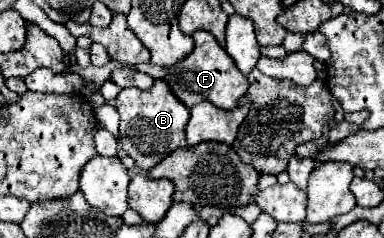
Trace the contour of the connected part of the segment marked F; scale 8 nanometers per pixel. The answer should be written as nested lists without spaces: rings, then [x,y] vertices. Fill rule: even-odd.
[[[198,30],[192,34],[194,38],[194,50],[174,66],[166,70],[166,82],[172,90],[172,94],[184,104],[184,106],[194,106],[198,102],[212,102],[214,106],[222,110],[230,110],[232,106],[238,104],[238,98],[246,94],[248,90],[248,80],[242,72],[238,72],[234,60],[226,54],[226,50],[216,42],[216,38],[210,32]],[[172,78],[172,82],[170,82]]]

